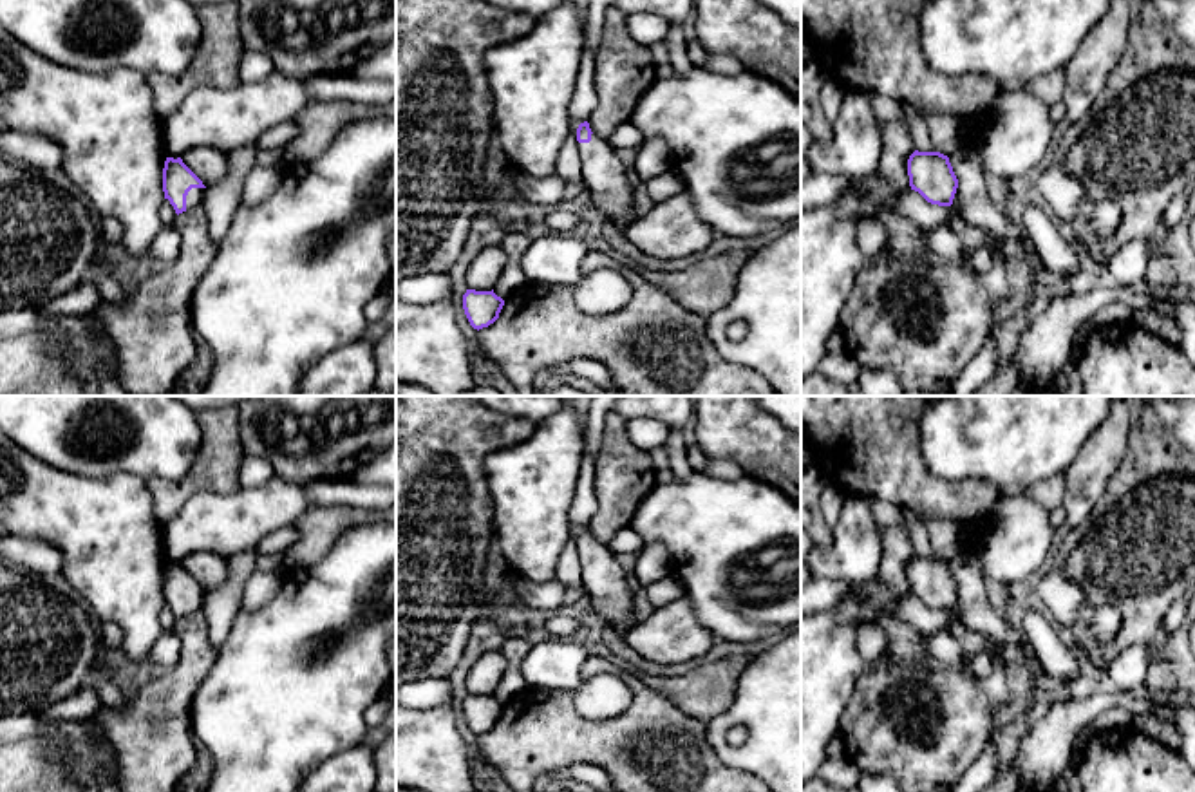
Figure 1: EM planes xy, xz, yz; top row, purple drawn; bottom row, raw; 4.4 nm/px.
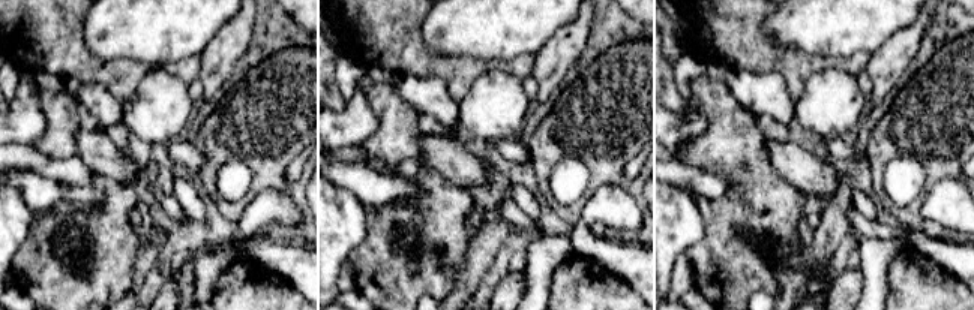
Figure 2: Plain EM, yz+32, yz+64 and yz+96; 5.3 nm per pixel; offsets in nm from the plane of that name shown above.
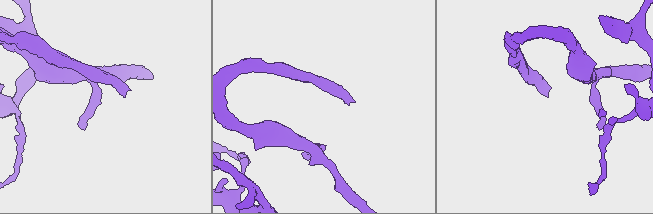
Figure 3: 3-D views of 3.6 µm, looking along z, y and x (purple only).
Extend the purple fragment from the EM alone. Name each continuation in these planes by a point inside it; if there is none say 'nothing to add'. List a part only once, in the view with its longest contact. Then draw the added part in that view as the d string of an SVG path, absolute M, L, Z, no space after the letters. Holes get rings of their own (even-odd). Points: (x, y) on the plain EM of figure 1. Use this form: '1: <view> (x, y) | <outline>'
1: xy (196, 601) | M192 593L186 600L186 615L193 615L202 609L206 593Z

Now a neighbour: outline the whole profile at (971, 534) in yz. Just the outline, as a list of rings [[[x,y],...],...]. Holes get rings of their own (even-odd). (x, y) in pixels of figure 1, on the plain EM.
[[[989,514],[974,523],[960,524],[964,553],[976,555],[974,548],[991,532]]]

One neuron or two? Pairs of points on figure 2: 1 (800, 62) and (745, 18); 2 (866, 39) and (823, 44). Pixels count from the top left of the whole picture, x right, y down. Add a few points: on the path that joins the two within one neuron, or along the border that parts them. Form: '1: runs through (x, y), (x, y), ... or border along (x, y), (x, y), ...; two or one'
1: runs through (784, 60), (776, 59), (752, 35); one
2: runs through (856, 39), (833, 39); one

